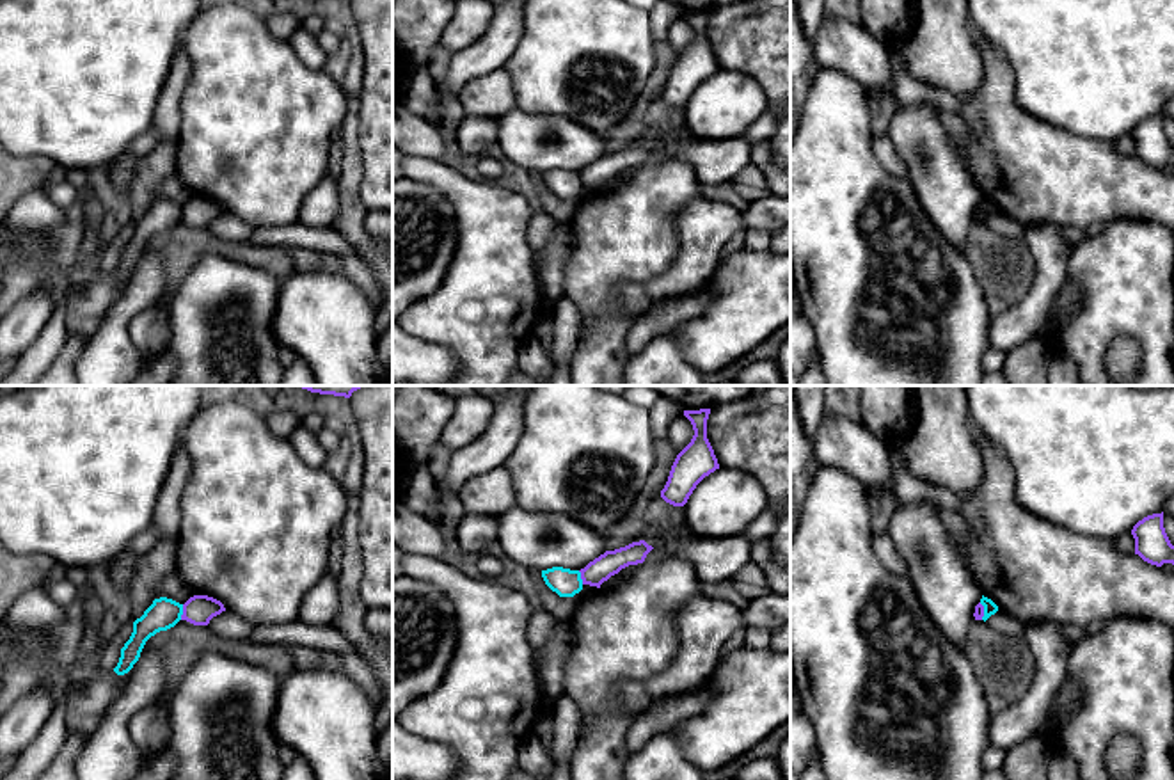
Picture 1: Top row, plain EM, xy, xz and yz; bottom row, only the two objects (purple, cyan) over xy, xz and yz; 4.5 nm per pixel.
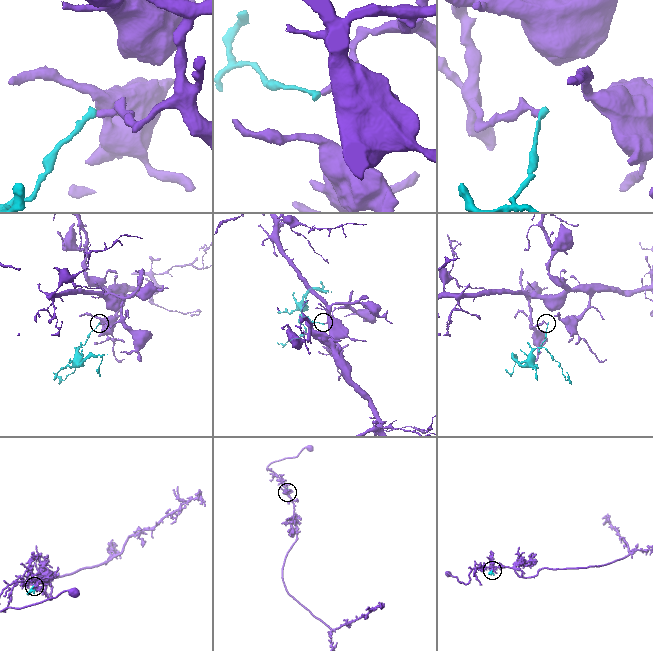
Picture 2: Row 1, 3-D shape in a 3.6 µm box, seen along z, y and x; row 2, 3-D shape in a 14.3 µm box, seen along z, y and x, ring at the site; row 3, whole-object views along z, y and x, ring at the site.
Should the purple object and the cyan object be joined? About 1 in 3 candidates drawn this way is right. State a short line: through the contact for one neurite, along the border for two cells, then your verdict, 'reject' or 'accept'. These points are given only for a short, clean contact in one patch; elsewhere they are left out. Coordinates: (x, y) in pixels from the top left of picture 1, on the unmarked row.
line xy (183, 206), (180, 221); reject

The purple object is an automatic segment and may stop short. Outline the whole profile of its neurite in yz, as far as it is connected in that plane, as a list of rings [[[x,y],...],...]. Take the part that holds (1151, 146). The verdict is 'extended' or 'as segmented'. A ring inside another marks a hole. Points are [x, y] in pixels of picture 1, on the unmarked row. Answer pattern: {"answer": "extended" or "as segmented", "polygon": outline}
{"answer": "as segmented", "polygon": [[[1163,114],[1138,123],[1133,128],[1131,137],[1135,140],[1135,156],[1144,163],[1156,169],[1162,169],[1163,165],[1174,167],[1174,147],[1163,130]]]}

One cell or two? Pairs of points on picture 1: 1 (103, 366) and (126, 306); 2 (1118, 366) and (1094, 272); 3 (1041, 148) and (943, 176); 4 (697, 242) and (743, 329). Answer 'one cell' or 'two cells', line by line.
1: one cell
2: two cells
3: two cells
4: two cells

